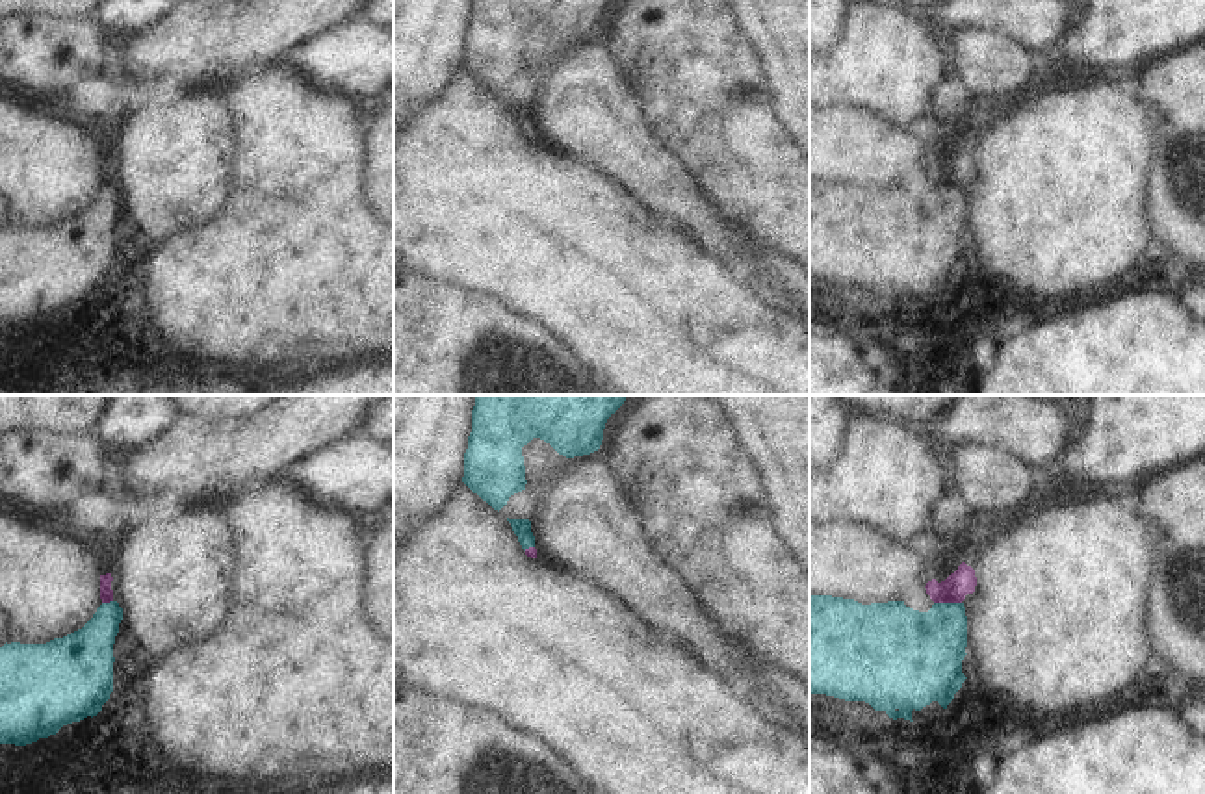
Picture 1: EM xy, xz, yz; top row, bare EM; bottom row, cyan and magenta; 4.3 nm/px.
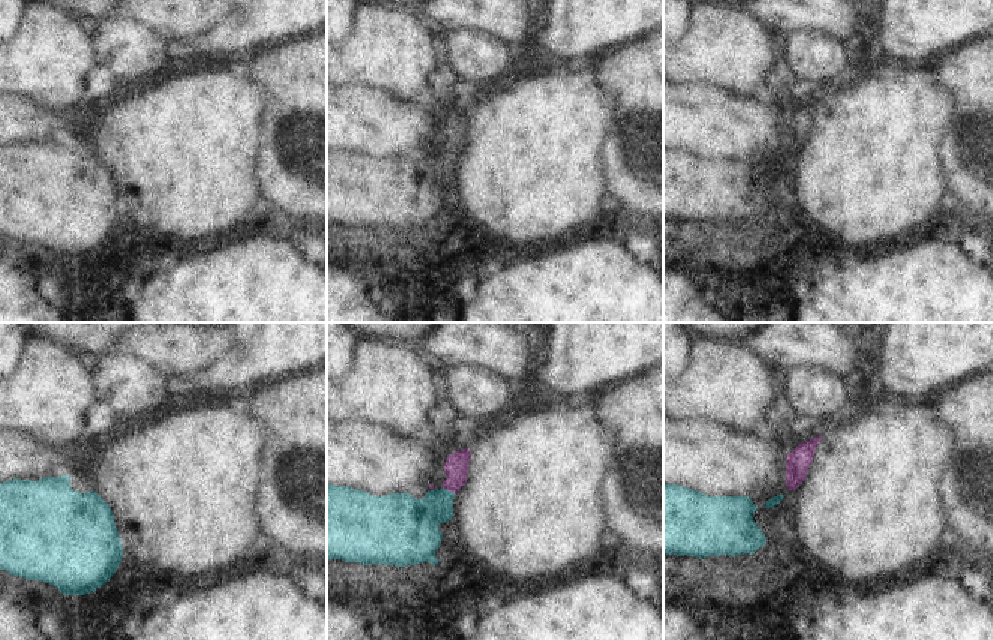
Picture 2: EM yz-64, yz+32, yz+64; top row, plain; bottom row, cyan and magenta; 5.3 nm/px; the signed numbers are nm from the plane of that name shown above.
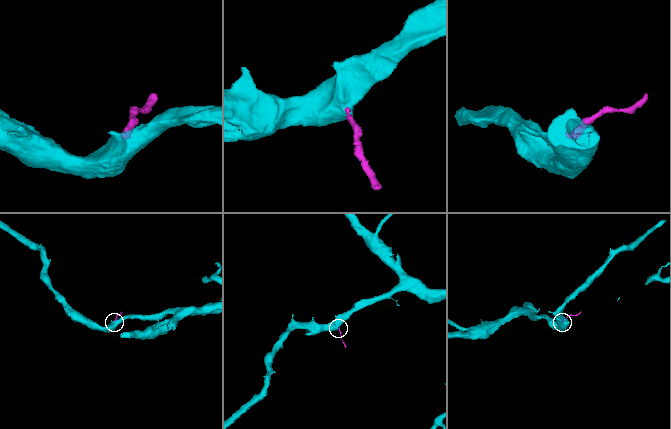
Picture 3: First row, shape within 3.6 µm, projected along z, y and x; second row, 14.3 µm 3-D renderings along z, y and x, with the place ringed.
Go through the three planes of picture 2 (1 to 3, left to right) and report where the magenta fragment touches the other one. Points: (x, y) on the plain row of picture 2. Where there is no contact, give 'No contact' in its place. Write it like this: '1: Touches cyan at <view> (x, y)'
1: No contact
2: Touches cyan at yz+32 (449, 155)
3: No contact.

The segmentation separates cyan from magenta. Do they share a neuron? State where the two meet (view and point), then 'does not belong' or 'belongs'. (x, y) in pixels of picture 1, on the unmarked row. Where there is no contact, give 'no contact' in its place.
yz (947, 188) | belongs

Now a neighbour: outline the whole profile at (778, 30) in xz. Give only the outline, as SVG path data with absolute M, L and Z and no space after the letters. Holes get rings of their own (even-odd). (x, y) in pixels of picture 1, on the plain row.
M726 0L756 50L771 109L810 158L810 0Z

